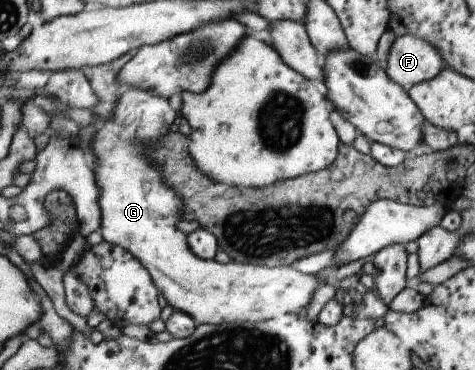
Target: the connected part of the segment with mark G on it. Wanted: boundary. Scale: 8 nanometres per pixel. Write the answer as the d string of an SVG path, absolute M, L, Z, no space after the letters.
M132 86L132 88L128 88L126 92L120 97L119 100L116 101L116 106L114 107L114 114L108 118L108 122L102 125L102 128L98 129L96 132L96 138L92 140L92 154L94 154L94 179L96 180L96 186L98 186L98 208L100 208L100 226L99 232L102 236L103 241L108 242L109 244L120 246L120 248L124 248L128 254L132 254L132 260L136 260L136 262L140 262L140 266L144 266L144 270L150 274L150 279L154 284L157 292L162 294L162 298L166 301L168 306L172 306L174 310L178 310L178 312L184 312L184 314L188 314L192 320L194 320L195 326L198 324L221 324L222 322L235 322L235 321L247 321L256 323L259 321L269 320L275 318L275 316L280 316L280 314L288 314L291 312L292 314L297 315L300 310L306 310L308 306L311 306L311 298L314 290L318 286L322 286L325 284L325 280L319 281L315 274L304 274L304 272L298 272L296 268L292 268L291 265L283 265L283 266L261 266L261 265L252 265L252 264L241 264L236 263L234 261L229 261L228 264L218 264L216 260L204 260L197 258L188 250L188 246L186 246L186 235L184 232L180 232L180 230L176 230L176 222L180 221L180 216L182 216L182 212L184 212L184 202L166 186L166 182L164 182L164 178L162 178L162 172L160 172L160 168L152 162L152 160L148 160L146 158L146 146L150 146L150 142L152 140L156 140L156 138L162 138L164 134L168 131L168 126L173 124L175 117L178 116L178 112L172 110L170 108L169 103L166 98L162 98L162 96L156 96L156 94L152 94L152 92L148 92L148 90L140 90L140 88L136 88L136 86Z

